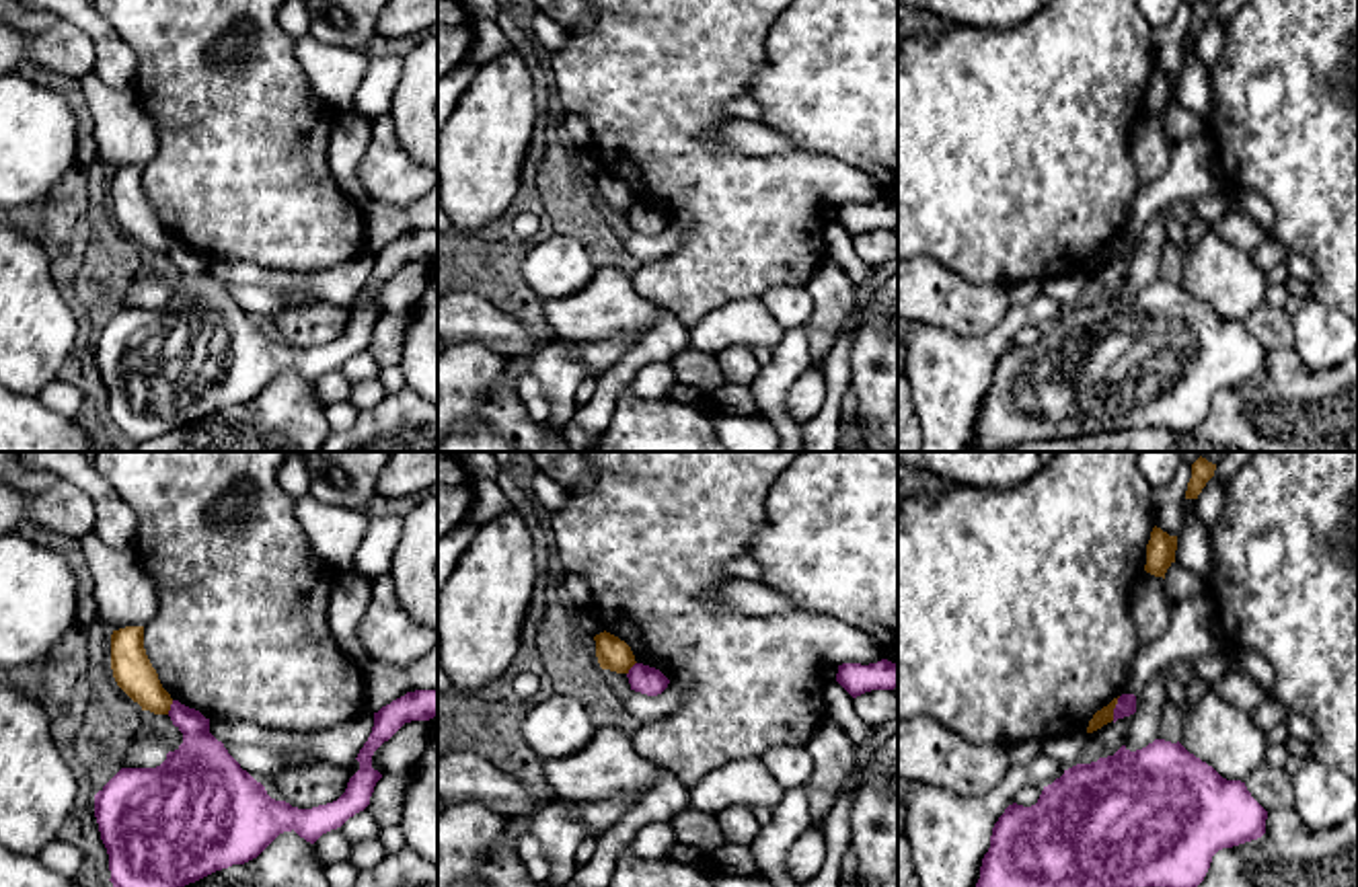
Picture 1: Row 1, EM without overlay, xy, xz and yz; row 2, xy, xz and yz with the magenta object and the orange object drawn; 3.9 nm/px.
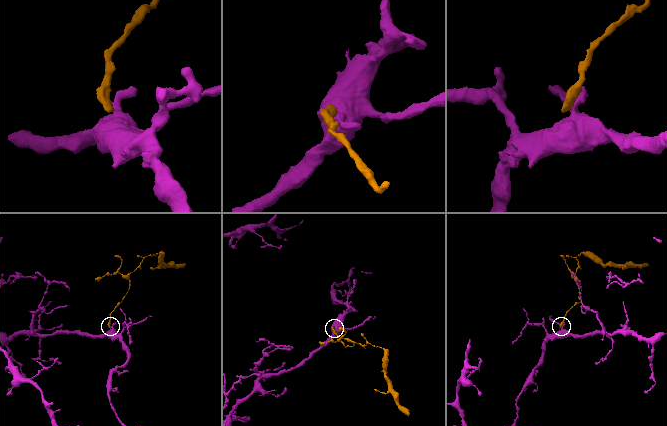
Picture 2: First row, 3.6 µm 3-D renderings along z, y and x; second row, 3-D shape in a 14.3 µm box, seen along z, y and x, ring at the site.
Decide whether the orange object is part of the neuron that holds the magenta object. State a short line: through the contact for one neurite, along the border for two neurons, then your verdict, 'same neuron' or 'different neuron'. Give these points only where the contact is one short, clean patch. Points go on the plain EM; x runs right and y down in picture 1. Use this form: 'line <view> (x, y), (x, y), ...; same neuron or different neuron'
line yz (1120, 237), (1112, 259); different neuron

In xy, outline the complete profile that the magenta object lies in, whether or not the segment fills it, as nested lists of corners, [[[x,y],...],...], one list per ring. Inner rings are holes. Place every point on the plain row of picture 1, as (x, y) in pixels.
[[[415,230],[374,253],[374,267],[357,294],[360,310],[349,318],[345,333],[327,345],[298,349],[275,341],[210,273],[210,259],[199,250],[173,240],[168,257],[183,273],[183,283],[166,294],[156,308],[121,308],[97,335],[95,357],[109,394],[113,427],[138,446],[177,427],[195,423],[232,404],[257,398],[279,374],[296,372],[314,384],[323,374],[341,368],[370,345],[376,322],[374,292],[405,263],[438,257],[438,230]]]

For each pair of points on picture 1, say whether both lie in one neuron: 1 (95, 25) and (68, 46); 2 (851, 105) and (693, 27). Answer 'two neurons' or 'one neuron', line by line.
1: two neurons
2: two neurons

